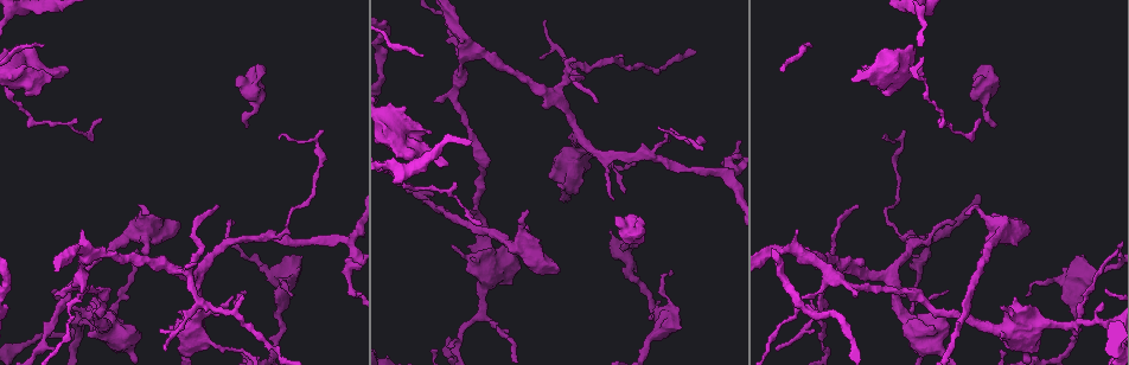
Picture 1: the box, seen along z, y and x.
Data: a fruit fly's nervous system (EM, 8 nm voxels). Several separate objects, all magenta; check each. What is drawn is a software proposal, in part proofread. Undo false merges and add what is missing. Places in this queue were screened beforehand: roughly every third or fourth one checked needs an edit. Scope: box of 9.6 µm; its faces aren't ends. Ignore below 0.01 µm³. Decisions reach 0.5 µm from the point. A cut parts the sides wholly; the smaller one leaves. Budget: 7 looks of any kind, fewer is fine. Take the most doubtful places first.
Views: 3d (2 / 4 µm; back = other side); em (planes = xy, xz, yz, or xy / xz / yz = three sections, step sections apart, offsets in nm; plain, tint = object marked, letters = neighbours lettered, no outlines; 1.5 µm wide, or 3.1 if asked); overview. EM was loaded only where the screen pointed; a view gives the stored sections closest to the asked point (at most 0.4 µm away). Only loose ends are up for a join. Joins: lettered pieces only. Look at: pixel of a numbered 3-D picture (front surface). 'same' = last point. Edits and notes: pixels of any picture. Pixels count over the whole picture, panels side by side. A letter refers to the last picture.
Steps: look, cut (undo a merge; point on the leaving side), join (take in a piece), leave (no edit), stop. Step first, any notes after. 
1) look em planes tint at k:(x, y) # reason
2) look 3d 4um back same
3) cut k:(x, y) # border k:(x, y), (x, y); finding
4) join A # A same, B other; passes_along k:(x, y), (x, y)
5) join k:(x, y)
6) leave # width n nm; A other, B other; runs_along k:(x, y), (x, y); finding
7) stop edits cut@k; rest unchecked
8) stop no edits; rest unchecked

look em planes tint at 1:(555, 94) # a fork

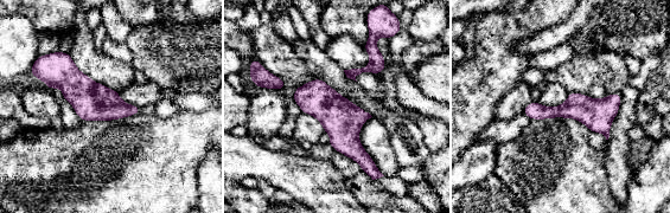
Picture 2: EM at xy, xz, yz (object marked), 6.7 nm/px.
look em planes letters same

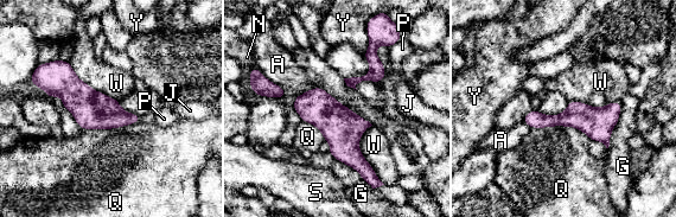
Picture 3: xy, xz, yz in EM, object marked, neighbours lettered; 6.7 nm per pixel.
leave # width 180 nm; A other, G other, J other, N other, P other, Q other, S other, W other, Y other; border 3:(530, 127), (573, 126), (592, 140); one cell here

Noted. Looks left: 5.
look 3d 4um at 1:(1000, 307) # branch stops here

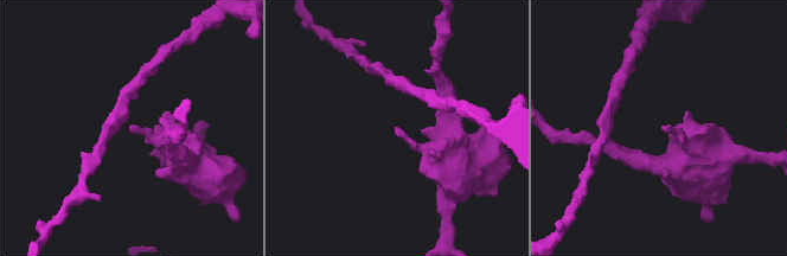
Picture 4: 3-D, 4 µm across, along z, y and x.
look em yz step 4 tint at 4:(130, 130)

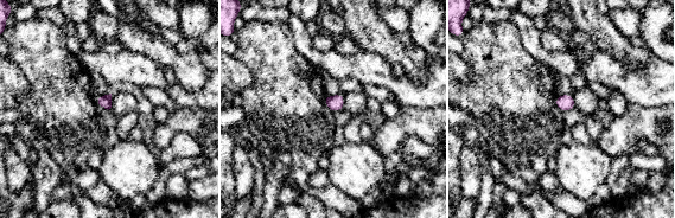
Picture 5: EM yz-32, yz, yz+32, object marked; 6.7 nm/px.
look em planes letters same # cut it another way

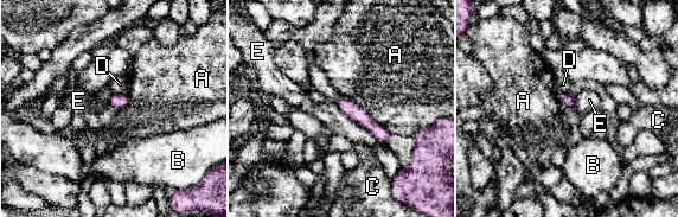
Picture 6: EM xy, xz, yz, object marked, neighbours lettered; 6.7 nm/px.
leave # A other, B other, C other, D other, E other; runs_along 6:(343, 101), (385, 136); none of them fits

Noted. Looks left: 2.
look em xz step 8 letters at 1:(541, 58) # tapers out

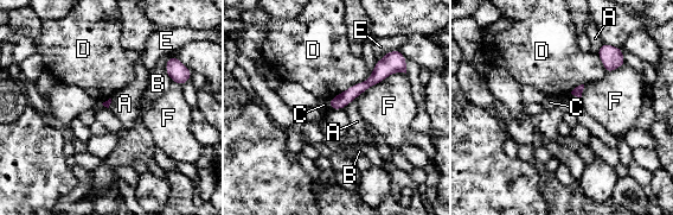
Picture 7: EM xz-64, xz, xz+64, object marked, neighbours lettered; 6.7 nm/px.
leave # A other, B other, C other, D other, E other, F other; border 7:(357, 96), (343, 108); none of them fits

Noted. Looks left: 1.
stop no edits; rest unchecked

